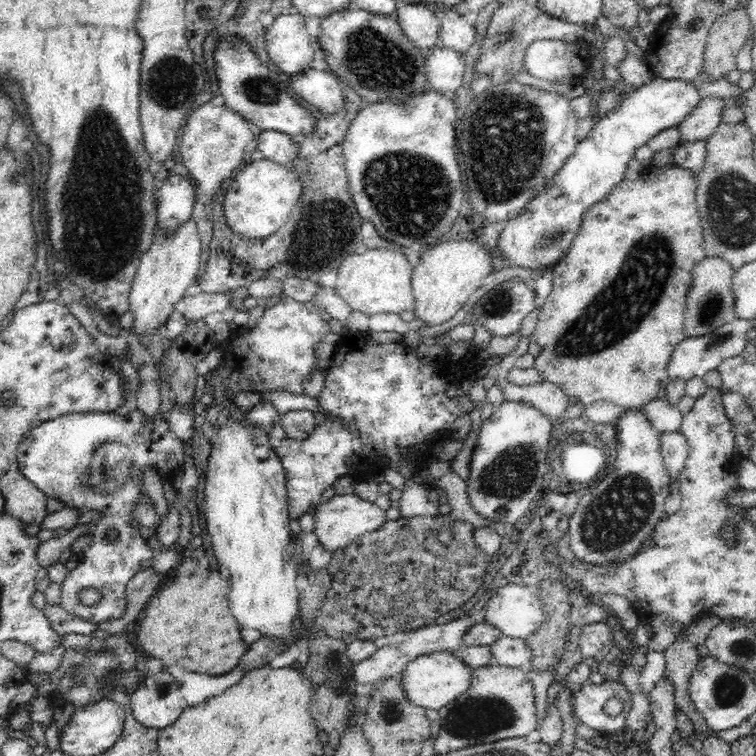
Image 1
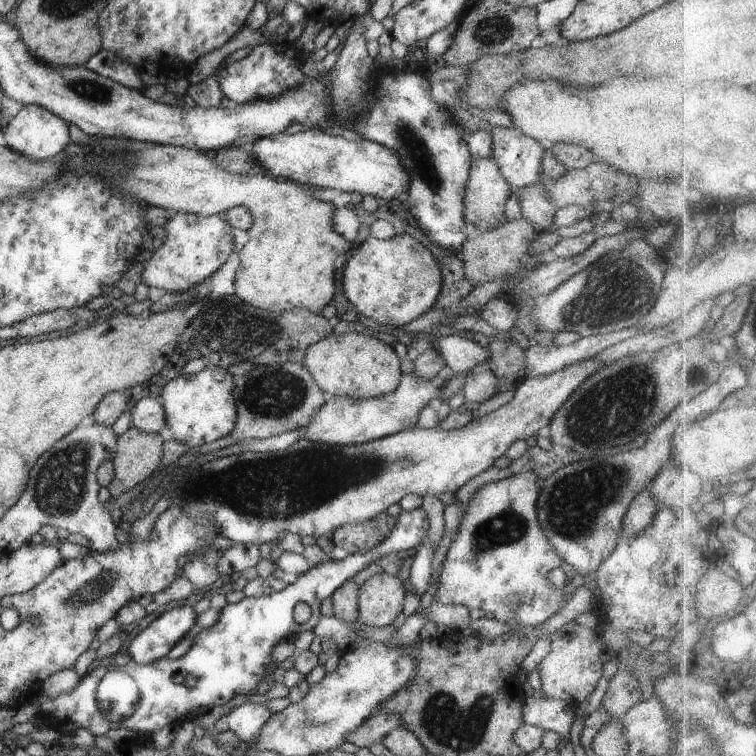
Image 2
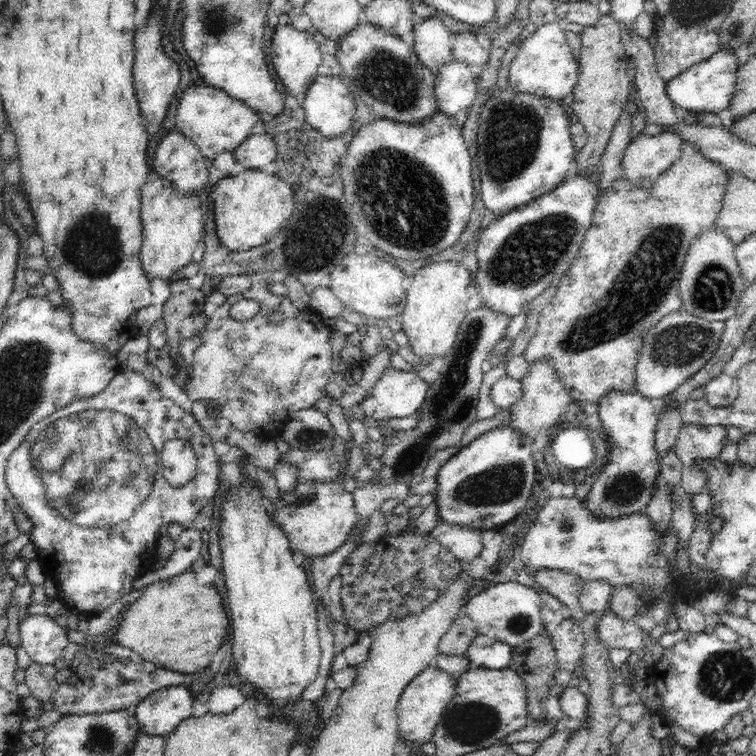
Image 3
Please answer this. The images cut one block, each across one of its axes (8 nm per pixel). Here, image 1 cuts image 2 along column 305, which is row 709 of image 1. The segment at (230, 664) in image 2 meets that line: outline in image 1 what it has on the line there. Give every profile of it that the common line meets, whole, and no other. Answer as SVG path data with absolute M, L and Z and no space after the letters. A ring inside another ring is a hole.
M605 680L600 684L588 682L580 690L572 692L572 700L572 711L580 718L581 724L609 735L626 731L626 716L632 708L632 695L619 680ZM616 694L622 699L623 710L620 714L611 716L604 713L602 708L606 701Z

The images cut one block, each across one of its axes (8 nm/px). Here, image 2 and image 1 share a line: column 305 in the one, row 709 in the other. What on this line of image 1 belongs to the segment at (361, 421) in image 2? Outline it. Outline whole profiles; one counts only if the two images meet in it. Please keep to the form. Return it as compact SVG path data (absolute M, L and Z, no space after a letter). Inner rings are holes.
M438 651L411 660L401 672L402 688L408 701L426 710L438 710L464 694L470 686L472 667L469 667L451 651Z

